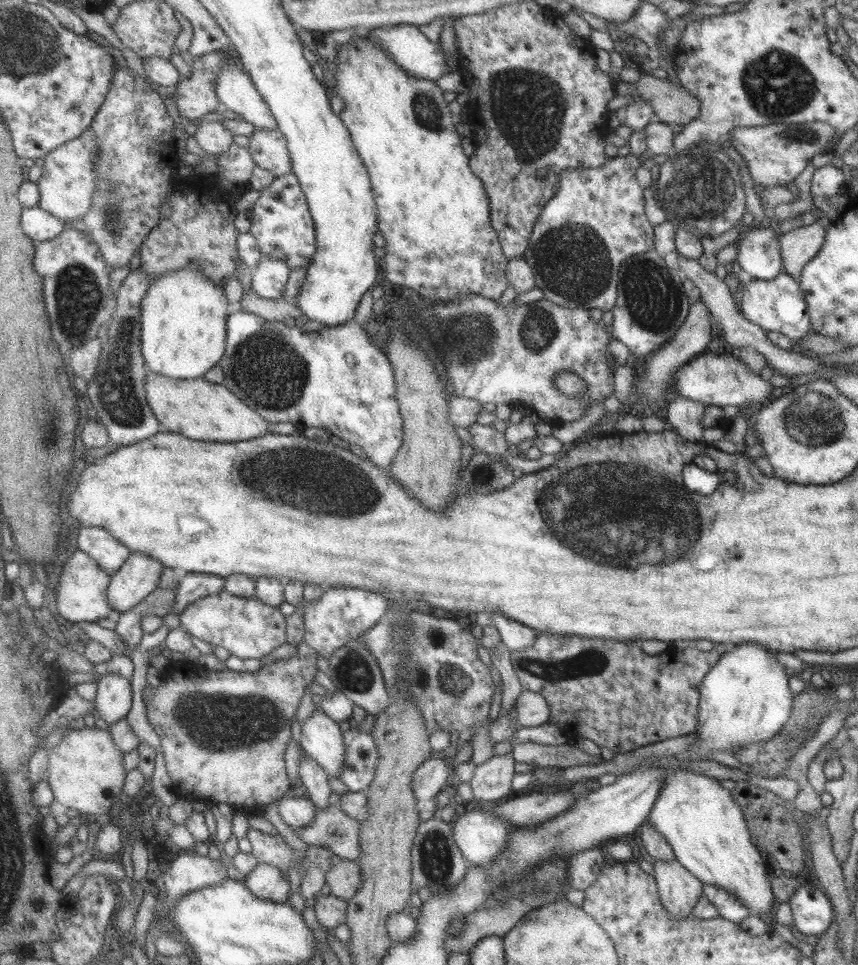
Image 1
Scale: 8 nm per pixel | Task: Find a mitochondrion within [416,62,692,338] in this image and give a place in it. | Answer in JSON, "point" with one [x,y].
{"point":[528,108]}

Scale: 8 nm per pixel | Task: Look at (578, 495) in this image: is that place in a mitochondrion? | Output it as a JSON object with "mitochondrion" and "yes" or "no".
{"mitochondrion":"yes"}

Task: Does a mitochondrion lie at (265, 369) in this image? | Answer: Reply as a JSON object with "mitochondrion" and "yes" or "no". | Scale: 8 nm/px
{"mitochondrion":"yes"}

